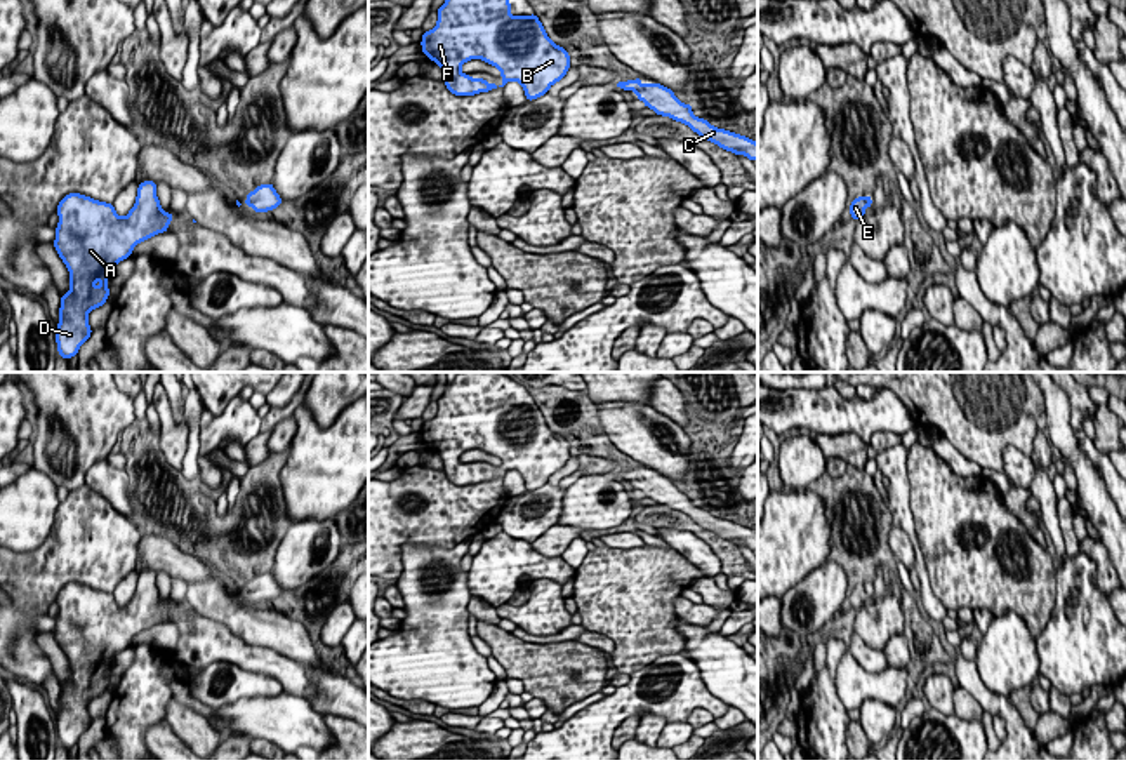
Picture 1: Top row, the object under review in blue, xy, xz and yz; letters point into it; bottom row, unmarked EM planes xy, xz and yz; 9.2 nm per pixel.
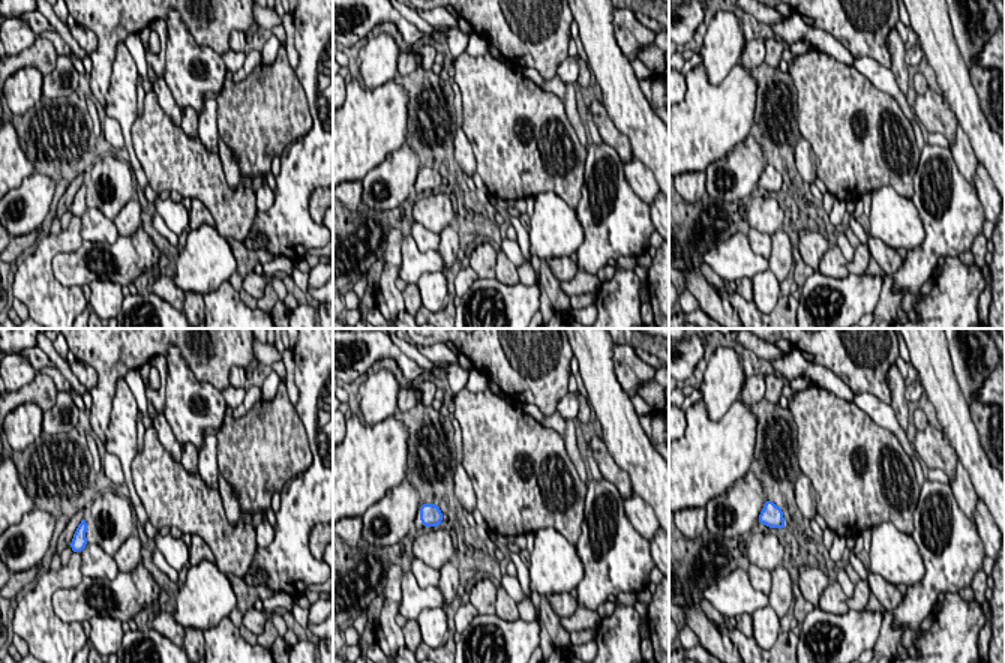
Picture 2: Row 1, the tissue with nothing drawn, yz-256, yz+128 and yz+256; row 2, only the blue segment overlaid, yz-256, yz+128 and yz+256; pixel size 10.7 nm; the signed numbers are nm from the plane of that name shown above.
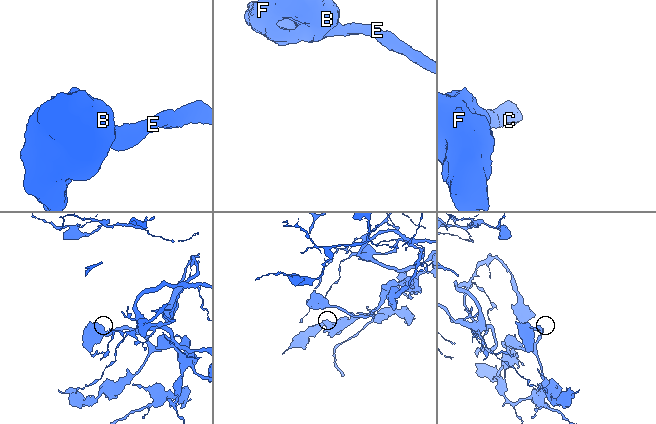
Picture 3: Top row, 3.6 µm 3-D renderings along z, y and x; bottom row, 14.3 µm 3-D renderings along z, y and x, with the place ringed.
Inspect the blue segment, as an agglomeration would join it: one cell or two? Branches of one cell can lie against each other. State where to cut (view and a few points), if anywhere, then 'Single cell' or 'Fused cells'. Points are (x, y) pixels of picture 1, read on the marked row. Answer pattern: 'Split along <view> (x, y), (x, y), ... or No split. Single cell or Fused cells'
No split. Single cell

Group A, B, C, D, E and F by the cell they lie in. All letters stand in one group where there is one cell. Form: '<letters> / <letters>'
A B C D E F

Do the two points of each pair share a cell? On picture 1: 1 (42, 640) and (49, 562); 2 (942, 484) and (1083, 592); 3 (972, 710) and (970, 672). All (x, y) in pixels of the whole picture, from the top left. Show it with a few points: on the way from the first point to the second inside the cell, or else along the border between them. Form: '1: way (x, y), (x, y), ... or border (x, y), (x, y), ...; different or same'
1: border (39, 632), (35, 644); different
2: border (1055, 571), (1055, 607), (1052, 611); different
3: border (960, 684), (984, 708); different

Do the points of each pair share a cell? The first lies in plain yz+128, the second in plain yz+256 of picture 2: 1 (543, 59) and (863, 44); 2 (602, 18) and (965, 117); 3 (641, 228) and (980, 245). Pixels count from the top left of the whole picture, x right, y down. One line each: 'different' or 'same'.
1: same
2: same
3: different

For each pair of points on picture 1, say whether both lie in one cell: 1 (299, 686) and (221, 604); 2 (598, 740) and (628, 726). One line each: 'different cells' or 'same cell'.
1: different cells
2: different cells

